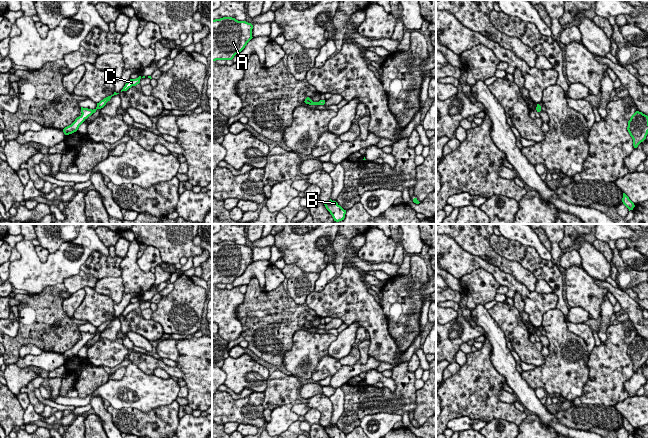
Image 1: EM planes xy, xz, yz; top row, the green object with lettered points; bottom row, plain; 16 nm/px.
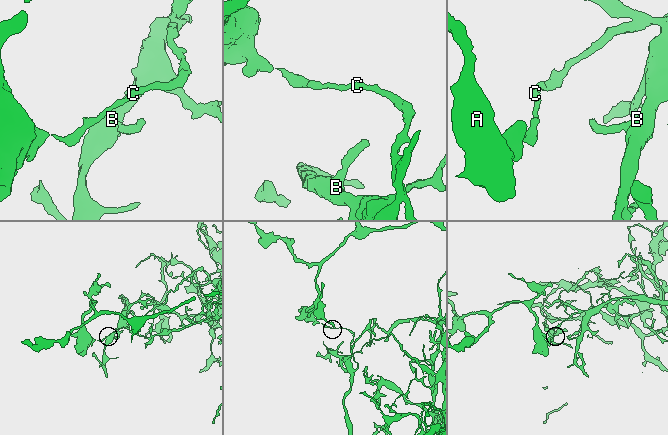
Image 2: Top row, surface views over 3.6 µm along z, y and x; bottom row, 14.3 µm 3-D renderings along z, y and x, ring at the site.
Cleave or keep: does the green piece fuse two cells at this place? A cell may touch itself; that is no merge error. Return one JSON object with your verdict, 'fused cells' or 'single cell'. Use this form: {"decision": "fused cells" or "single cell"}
{"decision": "fused cells"}

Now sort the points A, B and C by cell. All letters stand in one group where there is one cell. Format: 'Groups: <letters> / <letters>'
Groups: A / B C

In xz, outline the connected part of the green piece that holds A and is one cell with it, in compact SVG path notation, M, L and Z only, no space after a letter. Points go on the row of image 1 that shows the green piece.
M232 17L212 20L212 61L232 60L252 37L253 25Z

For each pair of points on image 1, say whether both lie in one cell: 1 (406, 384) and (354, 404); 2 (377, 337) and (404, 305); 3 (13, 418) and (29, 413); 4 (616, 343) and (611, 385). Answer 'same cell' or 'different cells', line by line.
1: same cell
2: different cells
3: different cells
4: same cell

